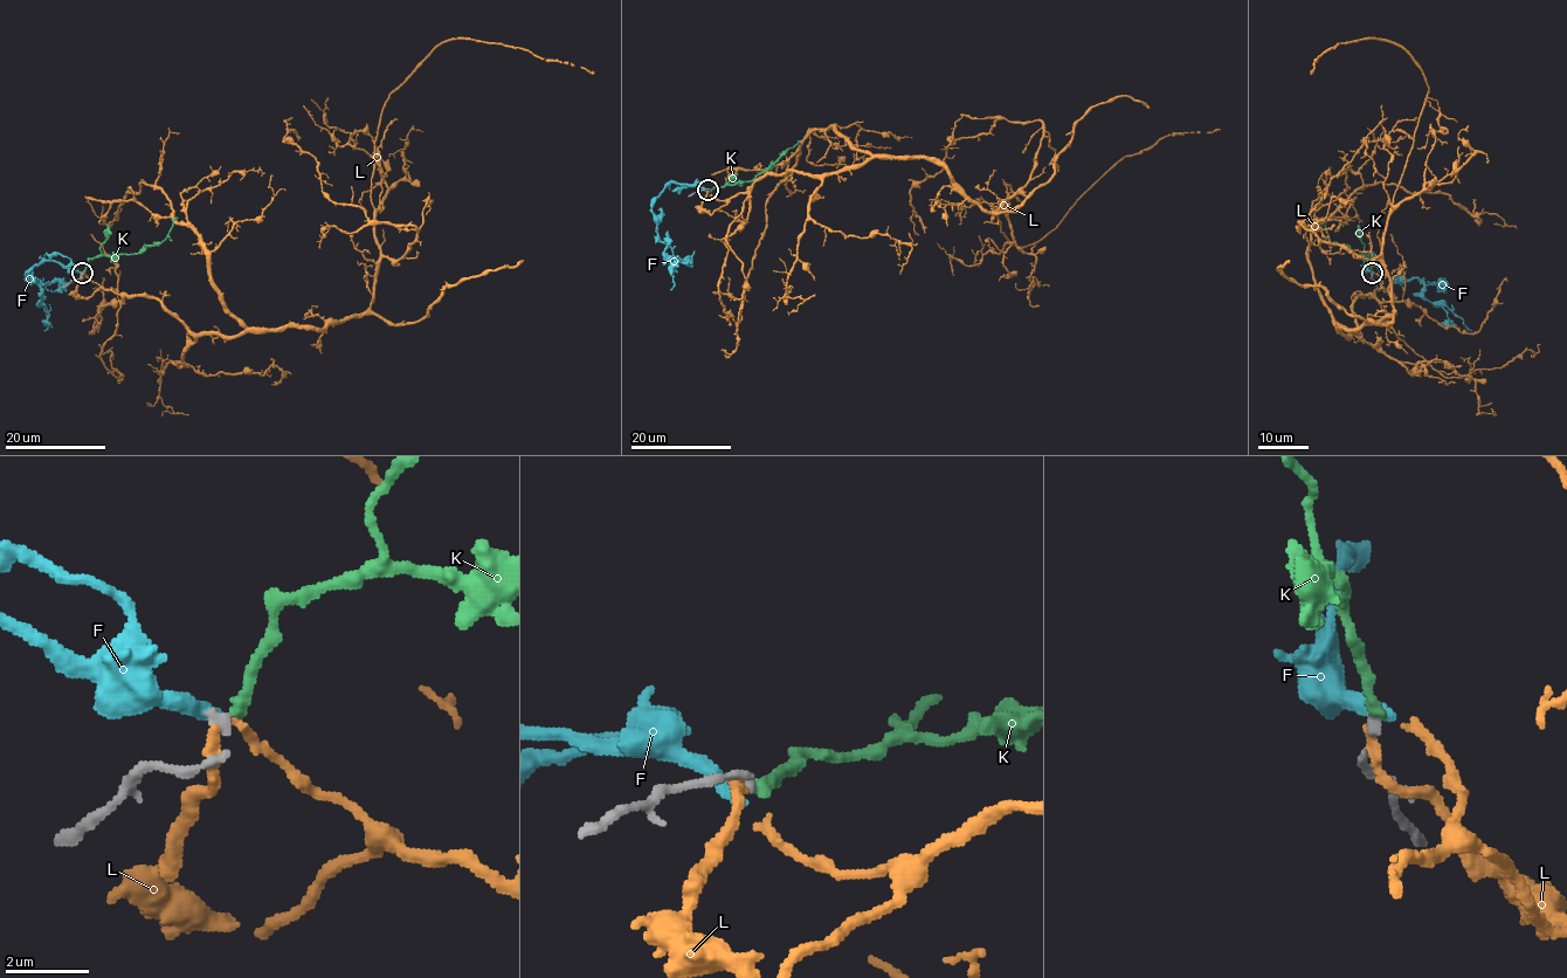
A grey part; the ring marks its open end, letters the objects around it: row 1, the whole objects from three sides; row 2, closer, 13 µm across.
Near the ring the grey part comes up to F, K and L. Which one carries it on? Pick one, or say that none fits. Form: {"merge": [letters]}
{"merge": []}

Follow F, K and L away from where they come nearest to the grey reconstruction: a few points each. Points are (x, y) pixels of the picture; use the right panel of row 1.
F: (1372, 271), (1365, 261), (1388, 276), (1419, 279), (1423, 283), (1423, 296), (1433, 302), (1441, 302), (1471, 331)
K: (1372, 271), (1366, 255), (1336, 246), (1326, 232), (1323, 217)
L: (1372, 275), (1394, 298), (1355, 296), (1348, 336), (1393, 314), (1382, 245), (1428, 83), (1383, 40), (1312, 74)

